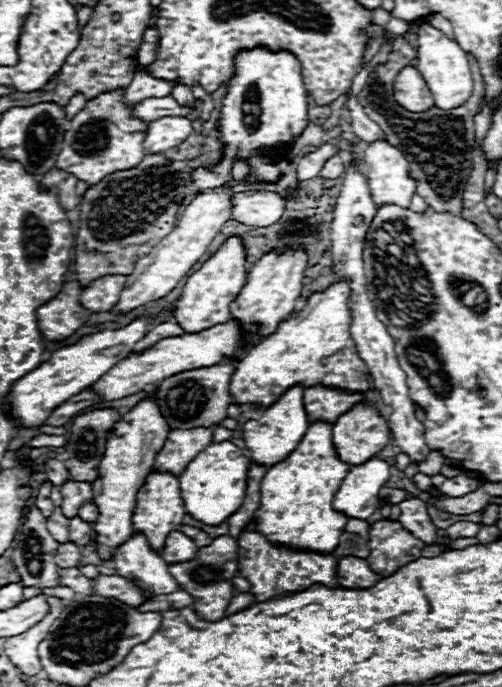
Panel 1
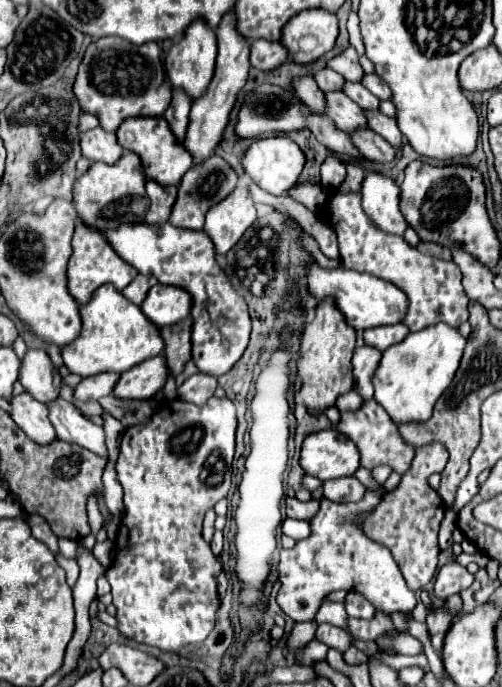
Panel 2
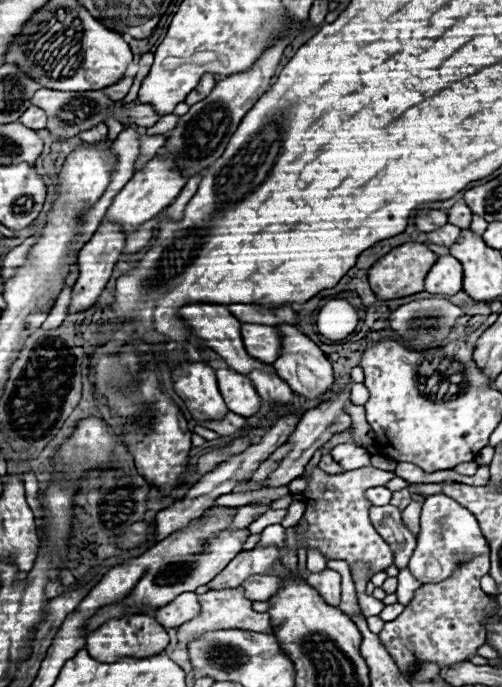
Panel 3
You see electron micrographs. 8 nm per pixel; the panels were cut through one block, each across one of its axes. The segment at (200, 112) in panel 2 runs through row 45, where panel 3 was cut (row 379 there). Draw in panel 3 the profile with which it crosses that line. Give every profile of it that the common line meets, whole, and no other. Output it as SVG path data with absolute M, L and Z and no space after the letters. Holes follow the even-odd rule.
M230 368L216 370L216 376L218 376L220 394L222 394L226 406L230 408L230 412L248 418L260 410L260 396L254 390L248 376L238 374Z

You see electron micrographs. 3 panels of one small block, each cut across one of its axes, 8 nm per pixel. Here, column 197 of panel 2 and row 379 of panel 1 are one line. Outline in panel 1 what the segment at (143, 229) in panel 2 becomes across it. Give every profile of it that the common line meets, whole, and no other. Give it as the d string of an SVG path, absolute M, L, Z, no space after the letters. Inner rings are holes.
M336 282L324 292L312 294L302 310L294 312L286 322L280 322L274 334L250 348L250 352L238 362L230 380L232 402L240 406L270 406L294 384L306 388L326 384L350 392L368 392L368 366L358 356L350 334L352 316L348 310L348 296L350 288L346 282Z

